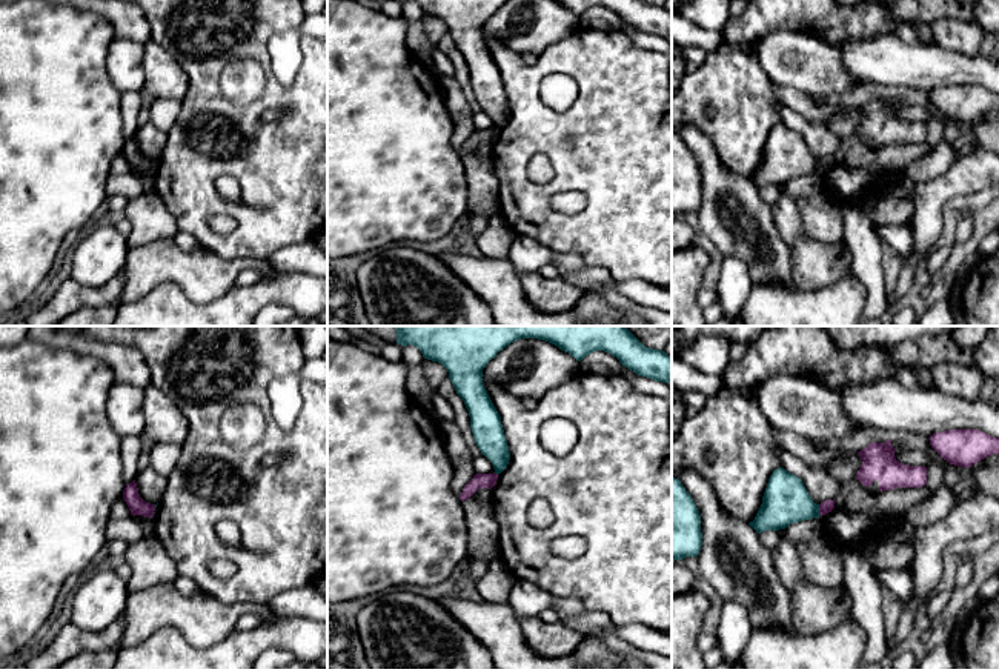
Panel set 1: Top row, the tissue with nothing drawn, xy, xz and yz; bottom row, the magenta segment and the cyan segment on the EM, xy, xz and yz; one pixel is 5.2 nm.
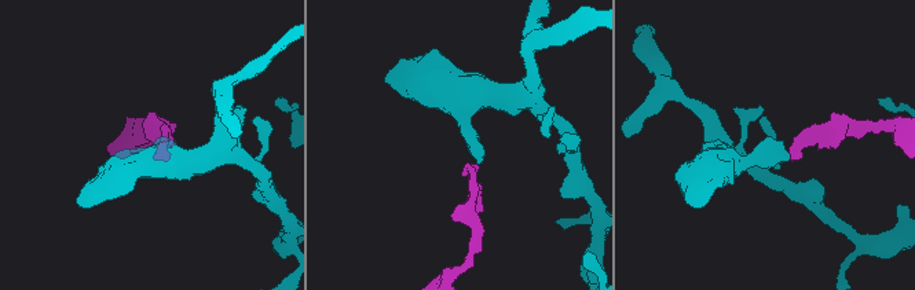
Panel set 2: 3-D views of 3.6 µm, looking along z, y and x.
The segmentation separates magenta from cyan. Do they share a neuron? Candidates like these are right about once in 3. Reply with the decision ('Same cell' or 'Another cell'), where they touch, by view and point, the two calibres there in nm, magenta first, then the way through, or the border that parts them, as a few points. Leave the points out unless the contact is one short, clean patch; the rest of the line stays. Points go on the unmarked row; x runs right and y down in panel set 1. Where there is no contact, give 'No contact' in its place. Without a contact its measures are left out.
Another cell. Touches magenta at yz (819, 165). Thickness 70 nm (magenta) against 240 nm. Boundary: yz (818, 160), (819, 169)

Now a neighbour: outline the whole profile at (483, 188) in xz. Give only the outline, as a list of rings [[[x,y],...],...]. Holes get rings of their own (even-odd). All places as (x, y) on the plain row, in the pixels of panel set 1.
[[[492,149],[484,157],[469,154],[461,160],[467,181],[466,211],[469,215],[487,218],[498,215],[501,211],[500,181]]]

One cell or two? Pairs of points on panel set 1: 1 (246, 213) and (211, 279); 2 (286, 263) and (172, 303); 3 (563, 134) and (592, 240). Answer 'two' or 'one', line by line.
1: two
2: two
3: one

